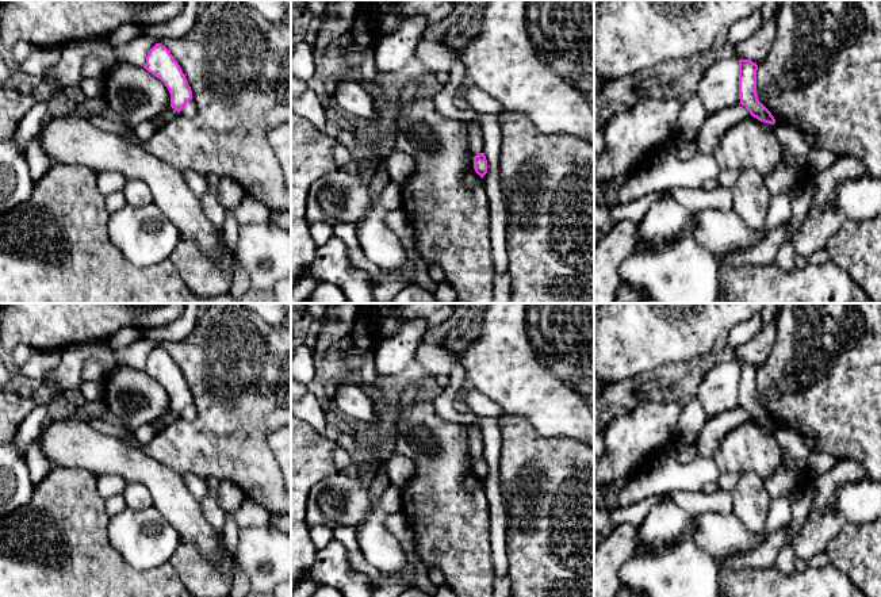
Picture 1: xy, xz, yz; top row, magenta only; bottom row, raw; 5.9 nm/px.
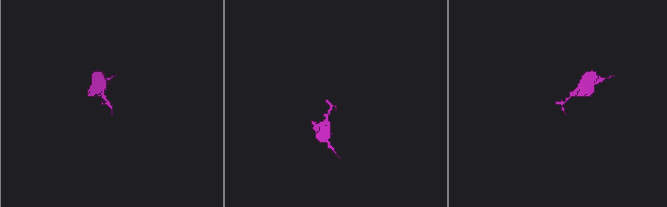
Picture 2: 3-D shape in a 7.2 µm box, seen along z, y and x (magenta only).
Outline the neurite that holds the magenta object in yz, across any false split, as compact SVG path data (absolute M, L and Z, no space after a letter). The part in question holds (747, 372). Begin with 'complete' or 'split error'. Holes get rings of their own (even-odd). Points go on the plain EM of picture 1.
complete; M750 363L739 364L739 397L740 406L751 420L763 426L774 428L775 422L771 416L759 405L756 398L756 374L758 368Z

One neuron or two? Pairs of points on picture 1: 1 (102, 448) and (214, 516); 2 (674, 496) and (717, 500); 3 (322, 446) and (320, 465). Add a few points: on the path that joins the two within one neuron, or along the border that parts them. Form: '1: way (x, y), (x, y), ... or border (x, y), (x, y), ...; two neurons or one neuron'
1: border (198, 501), (202, 515), (218, 534); two neurons
2: way (685, 500), (707, 500); one neuron
3: way (320, 450), (320, 460); one neuron

